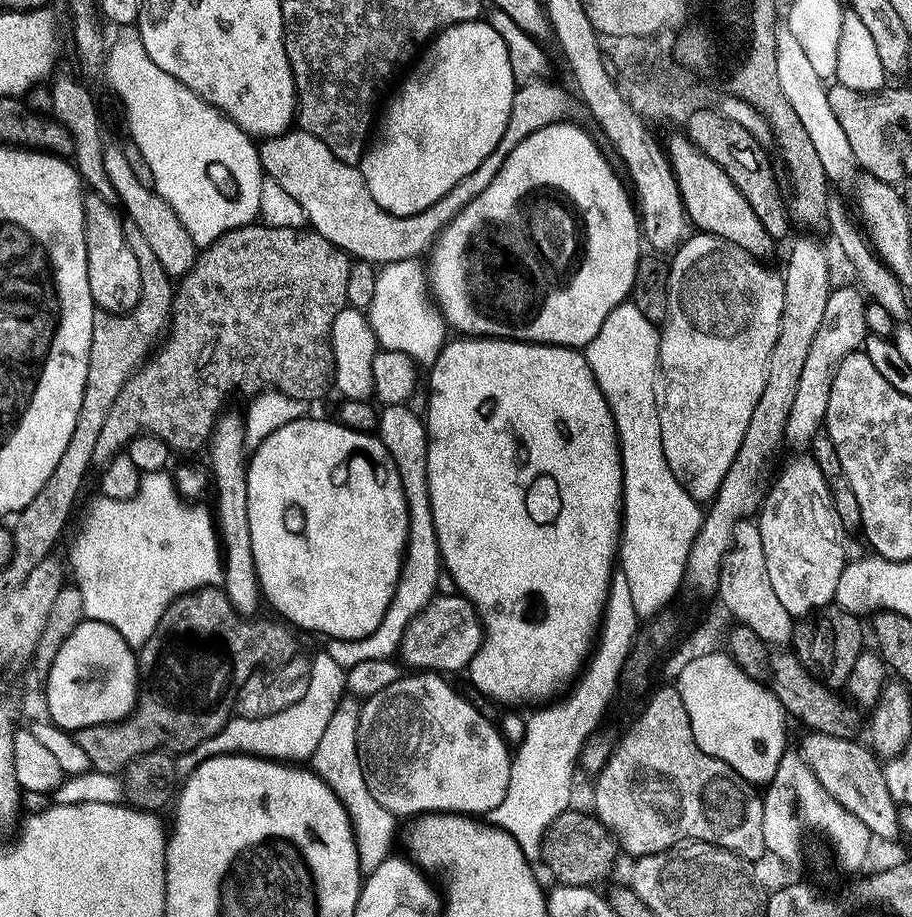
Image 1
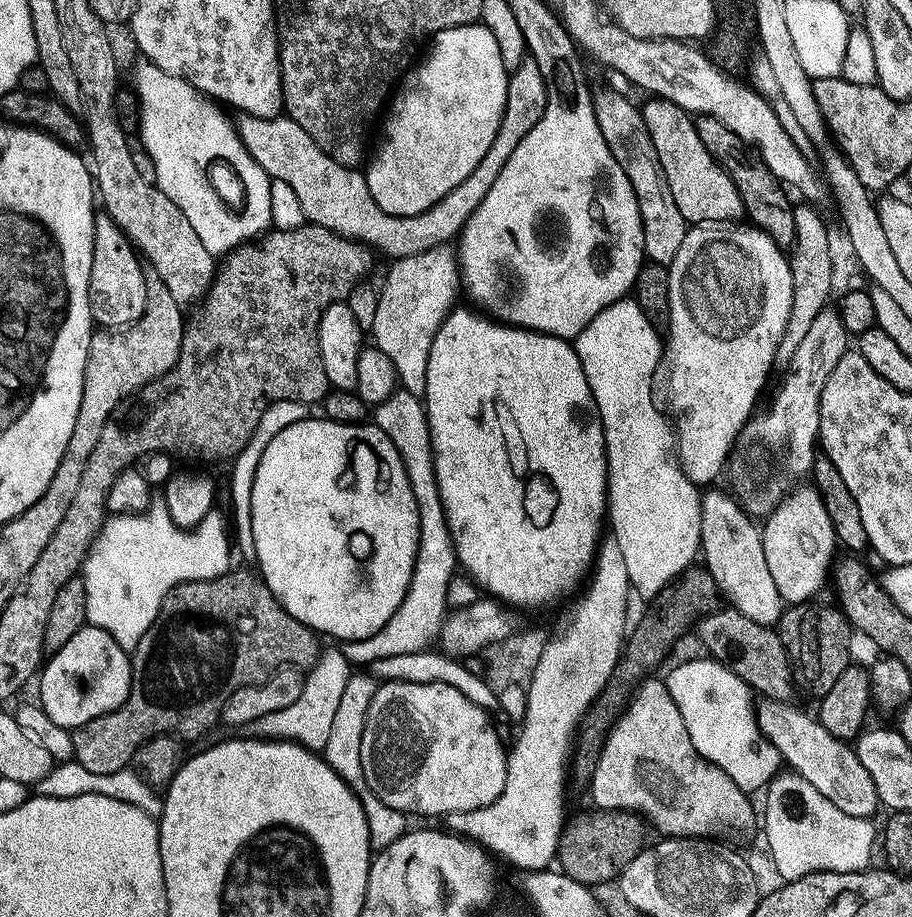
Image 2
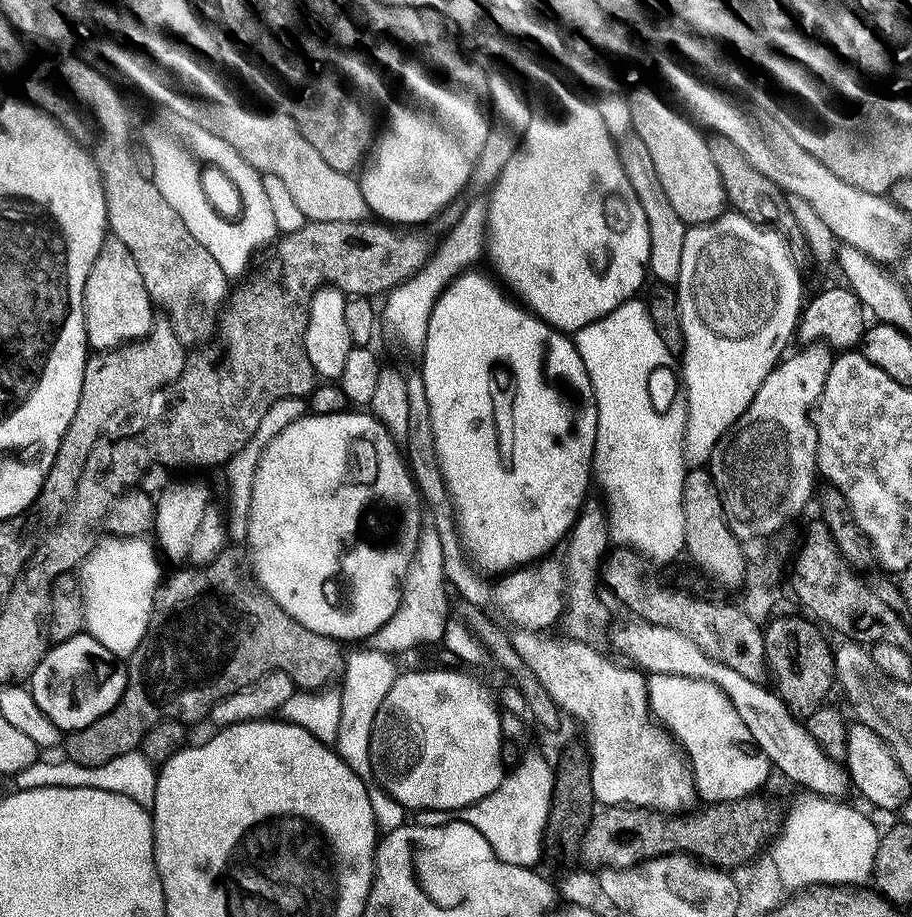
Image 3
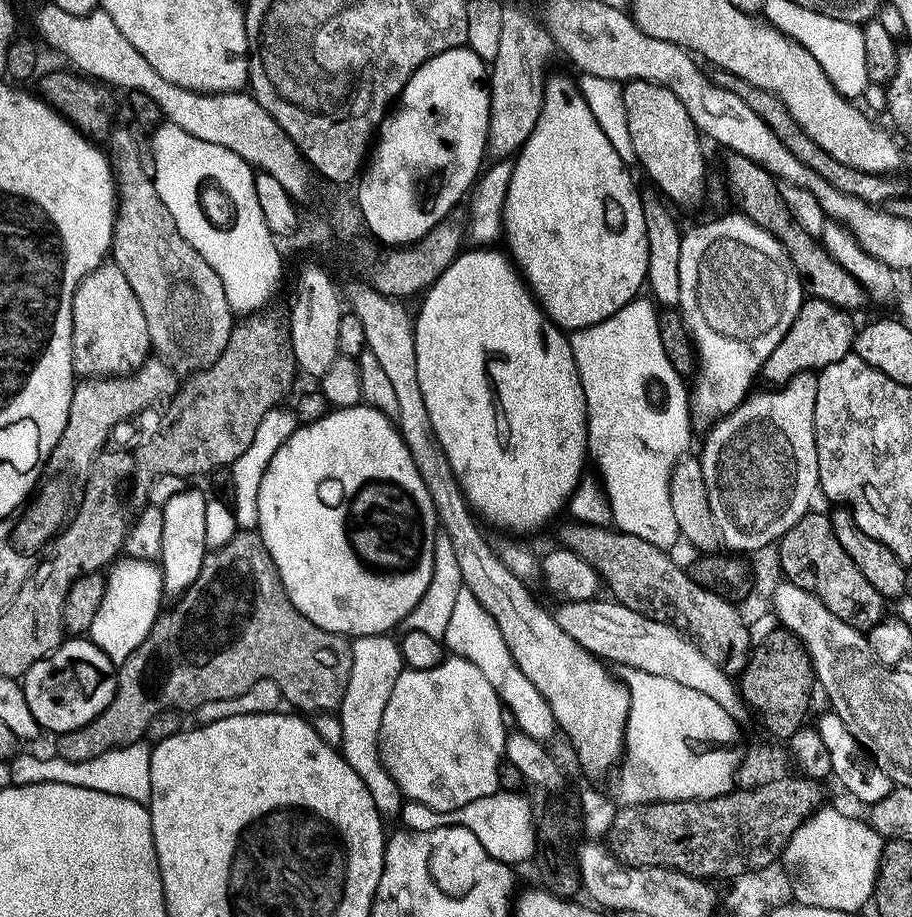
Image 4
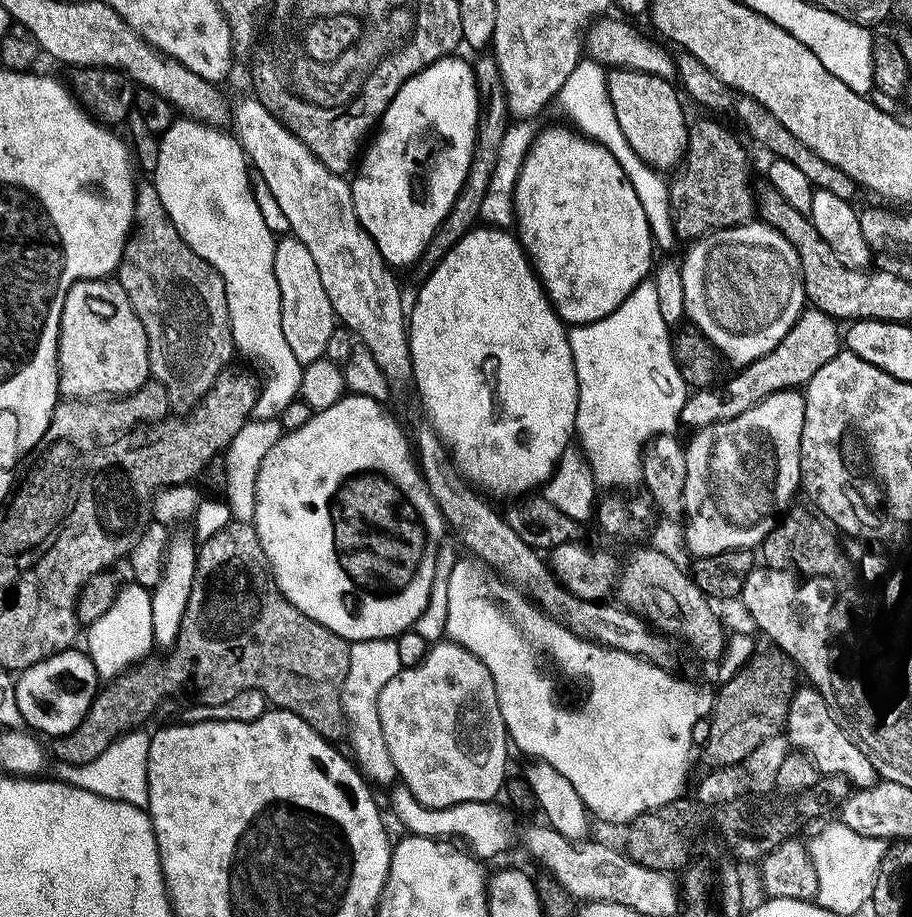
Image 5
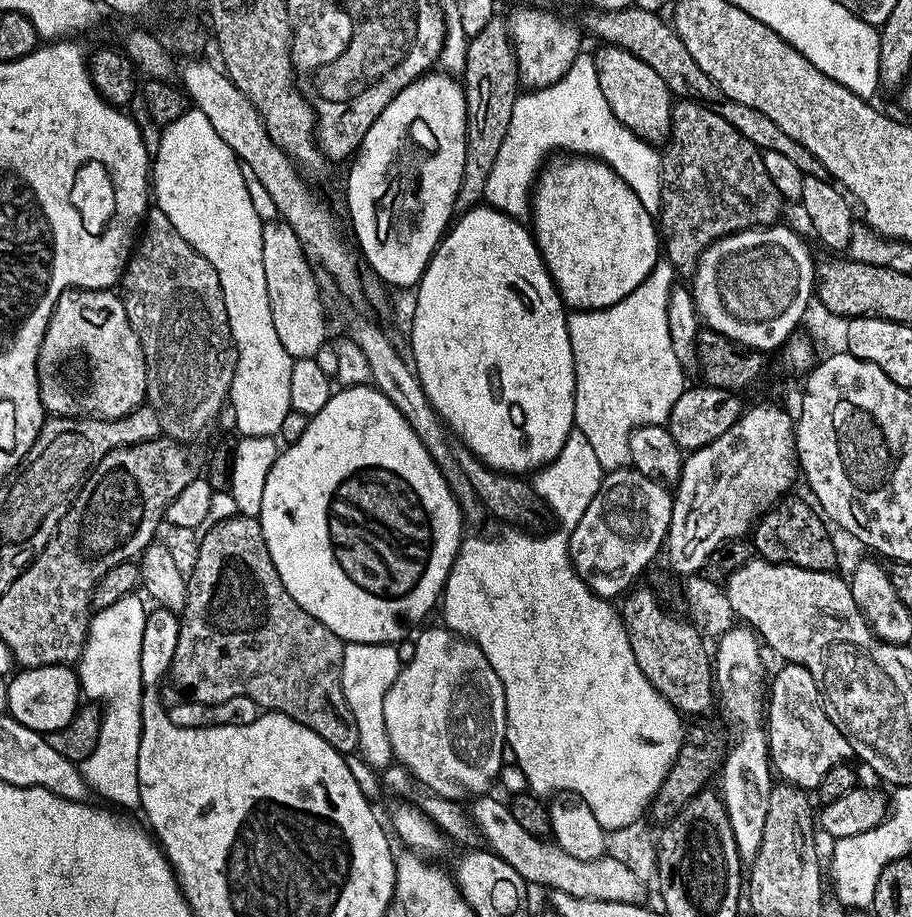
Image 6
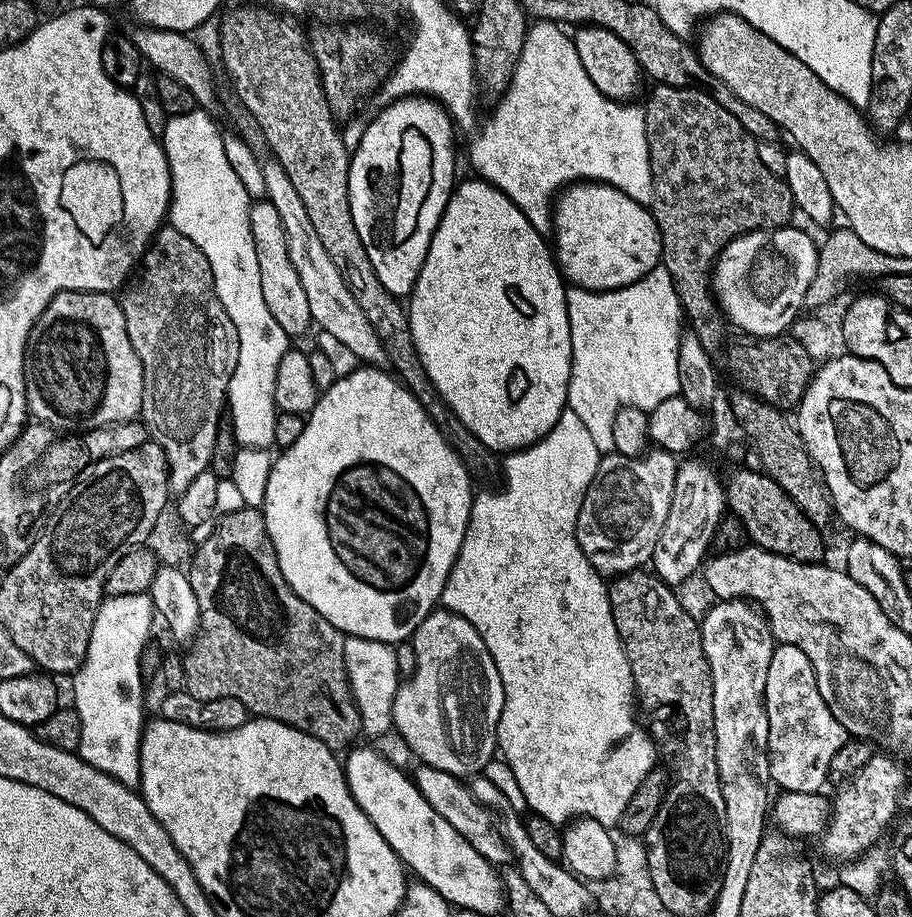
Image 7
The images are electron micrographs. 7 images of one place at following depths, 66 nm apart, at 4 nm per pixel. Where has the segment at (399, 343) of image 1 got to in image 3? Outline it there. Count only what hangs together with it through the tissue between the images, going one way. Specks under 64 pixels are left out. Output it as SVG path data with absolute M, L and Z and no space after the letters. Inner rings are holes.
M483 199L474 200L463 207L456 224L447 229L444 244L435 247L426 263L415 275L401 282L383 297L382 324L392 331L392 336L404 348L423 349L426 342L426 326L430 320L434 302L444 292L444 287L462 272L469 271L476 259L481 259L488 235L488 205Z

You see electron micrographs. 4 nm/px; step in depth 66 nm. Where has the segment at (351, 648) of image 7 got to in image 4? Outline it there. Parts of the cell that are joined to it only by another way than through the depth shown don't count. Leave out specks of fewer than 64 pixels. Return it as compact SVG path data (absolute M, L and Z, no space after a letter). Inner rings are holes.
M386 634L357 636L351 641L351 670L342 702L336 712L342 728L341 756L358 776L363 778L363 784L370 790L376 808L386 818L399 817L404 805L403 793L382 766L377 748L377 732L381 728L382 711L385 710L394 682L404 666L399 643L392 638Z

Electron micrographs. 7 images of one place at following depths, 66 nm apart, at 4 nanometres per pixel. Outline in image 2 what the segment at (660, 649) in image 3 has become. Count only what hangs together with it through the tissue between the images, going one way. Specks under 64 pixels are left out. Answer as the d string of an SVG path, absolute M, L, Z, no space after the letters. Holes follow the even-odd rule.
M761 699L756 706L756 721L763 736L778 750L785 765L804 780L815 786L825 798L832 801L841 812L848 816L871 819L873 813L880 808L876 786L866 768L860 762L855 749L847 742L830 734L826 728L813 716L794 707L789 701Z

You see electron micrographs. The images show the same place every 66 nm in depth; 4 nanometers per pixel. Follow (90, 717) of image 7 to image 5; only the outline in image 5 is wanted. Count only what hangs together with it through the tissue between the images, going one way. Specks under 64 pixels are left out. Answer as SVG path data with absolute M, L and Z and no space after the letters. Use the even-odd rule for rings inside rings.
M137 582L125 583L114 598L113 605L106 611L106 614L94 621L93 624L87 625L88 645L86 651L92 664L96 668L97 677L115 678L122 672L127 672L129 668L136 666L145 659L144 656L148 651L154 648L151 632L151 596L149 589ZM129 730L118 737L112 744L98 754L94 762L85 764L55 765L55 775L59 779L72 784L75 788L90 790L90 794L98 794L102 798L110 798L118 802L126 802L130 806L148 807L148 741L149 733L144 730Z

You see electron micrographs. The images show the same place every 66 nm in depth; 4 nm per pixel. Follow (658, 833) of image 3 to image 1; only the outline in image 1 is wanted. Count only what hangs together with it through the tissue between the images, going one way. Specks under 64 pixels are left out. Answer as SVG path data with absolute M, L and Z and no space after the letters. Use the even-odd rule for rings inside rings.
M569 808L555 820L544 838L542 860L559 884L584 887L599 885L598 882L609 876L617 856L620 856L616 837L599 818L588 814Z

